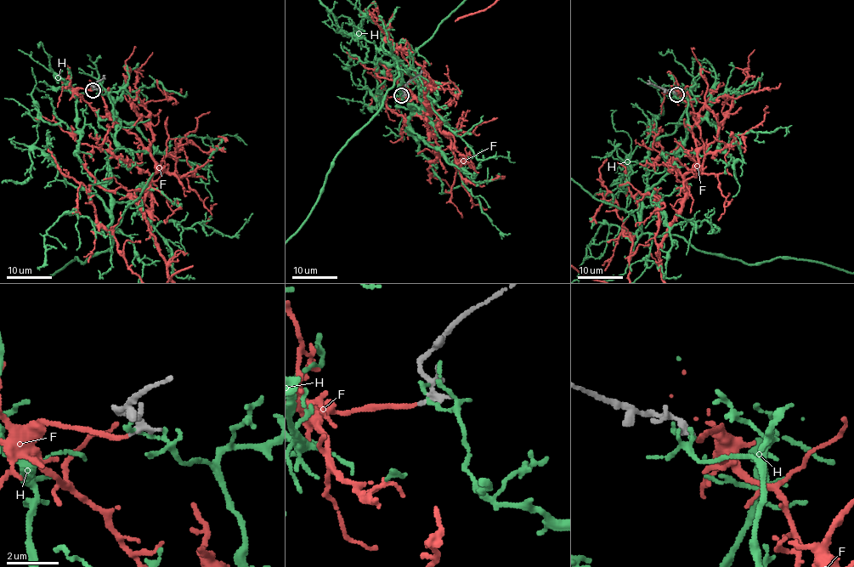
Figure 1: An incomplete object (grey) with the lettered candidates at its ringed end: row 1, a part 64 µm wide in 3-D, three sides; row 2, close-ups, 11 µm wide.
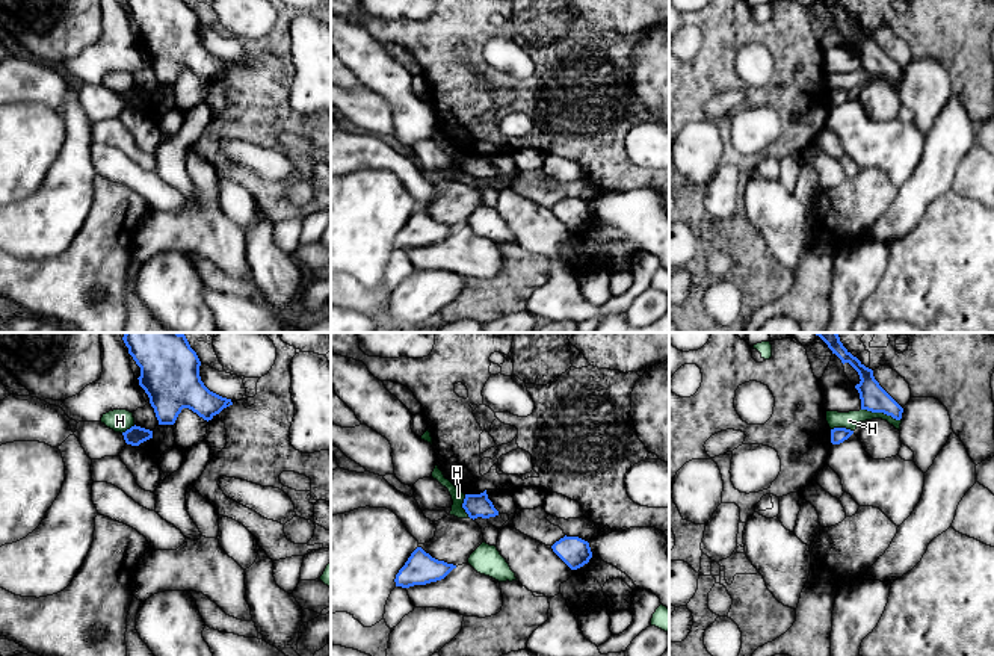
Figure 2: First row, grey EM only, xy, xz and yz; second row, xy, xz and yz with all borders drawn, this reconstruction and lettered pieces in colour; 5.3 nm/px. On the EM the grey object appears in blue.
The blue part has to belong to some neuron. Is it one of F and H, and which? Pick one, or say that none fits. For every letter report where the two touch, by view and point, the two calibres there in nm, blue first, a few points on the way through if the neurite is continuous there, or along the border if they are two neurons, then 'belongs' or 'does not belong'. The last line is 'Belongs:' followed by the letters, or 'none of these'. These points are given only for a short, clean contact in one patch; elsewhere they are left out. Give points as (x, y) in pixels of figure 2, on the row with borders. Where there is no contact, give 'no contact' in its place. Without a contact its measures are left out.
F: no contact; belongs
H: contact yz (881, 411); calibres 140 and 90 nm; border yz (861, 408), (882, 411), (901, 419); does not belong
Belongs: F

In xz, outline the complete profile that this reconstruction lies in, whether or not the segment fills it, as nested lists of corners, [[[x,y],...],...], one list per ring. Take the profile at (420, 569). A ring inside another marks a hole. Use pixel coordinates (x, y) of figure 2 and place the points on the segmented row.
[[[417,547],[396,574],[396,586],[409,588],[444,579],[456,565],[438,561]]]

